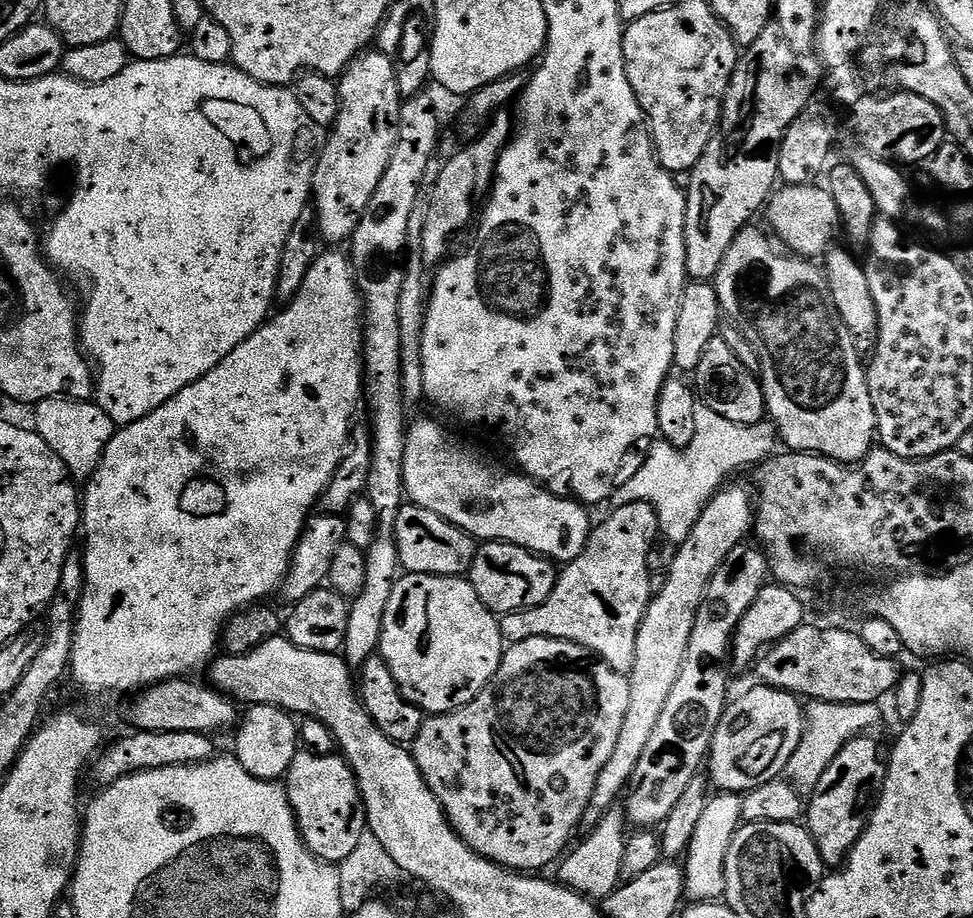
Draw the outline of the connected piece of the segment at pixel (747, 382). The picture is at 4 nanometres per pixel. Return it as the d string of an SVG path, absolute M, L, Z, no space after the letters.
M723 335L710 338L710 346L706 346L702 362L698 362L694 373L694 391L699 403L714 410L714 414L722 414L722 418L730 422L750 426L765 419L764 385L760 383L759 375L748 369L734 354L734 350L726 346Z

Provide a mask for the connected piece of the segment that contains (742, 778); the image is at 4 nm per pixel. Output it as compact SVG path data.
M755 686L749 692L744 692L740 697L733 699L731 703L727 705L722 714L722 718L718 722L718 726L714 730L712 735L712 744L708 748L708 759L706 761L706 775L710 781L713 789L719 790L720 792L734 792L737 794L743 794L749 792L751 788L756 787L757 784L764 783L765 780L775 780L787 769L788 759L794 754L794 750L798 746L798 742L802 738L804 729L806 727L806 708L793 693L783 692L781 688L769 688L767 686Z

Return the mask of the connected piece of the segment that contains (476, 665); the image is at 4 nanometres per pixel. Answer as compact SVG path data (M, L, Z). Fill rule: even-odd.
M404 574L397 579L394 594L390 594L390 602L386 606L384 633L380 639L378 652L390 666L390 670L394 674L394 682L398 682L404 697L414 706L421 708L426 714L441 716L444 712L453 712L470 703L494 678L494 674L504 657L505 647L506 641L500 629L497 613L491 612L482 602L482 598L478 598L478 590L474 590L471 579L464 576L431 576L430 574Z

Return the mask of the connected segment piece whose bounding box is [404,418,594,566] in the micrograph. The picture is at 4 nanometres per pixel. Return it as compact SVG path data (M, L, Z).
M420 418L415 421L407 429L406 432L406 458L404 459L404 495L411 503L422 506L426 510L434 510L434 514L438 514L442 518L446 518L452 524L457 524L461 530L467 532L469 536L475 538L480 542L491 542L494 540L501 540L507 544L513 544L514 546L522 546L526 550L536 552L540 556L546 556L549 560L555 562L557 565L563 566L570 563L574 558L578 558L578 554L582 554L582 550L586 546L588 541L588 535L592 533L594 524L593 521L588 521L589 509L585 507L581 501L575 498L567 498L563 500L560 496L555 496L552 492L547 492L543 483L537 482L519 471L511 470L507 472L504 468L499 468L496 464L491 464L488 460L483 460L478 453L472 448L467 448L464 444L459 444L454 437L448 436L448 432L440 424L435 424L432 420L424 420Z

